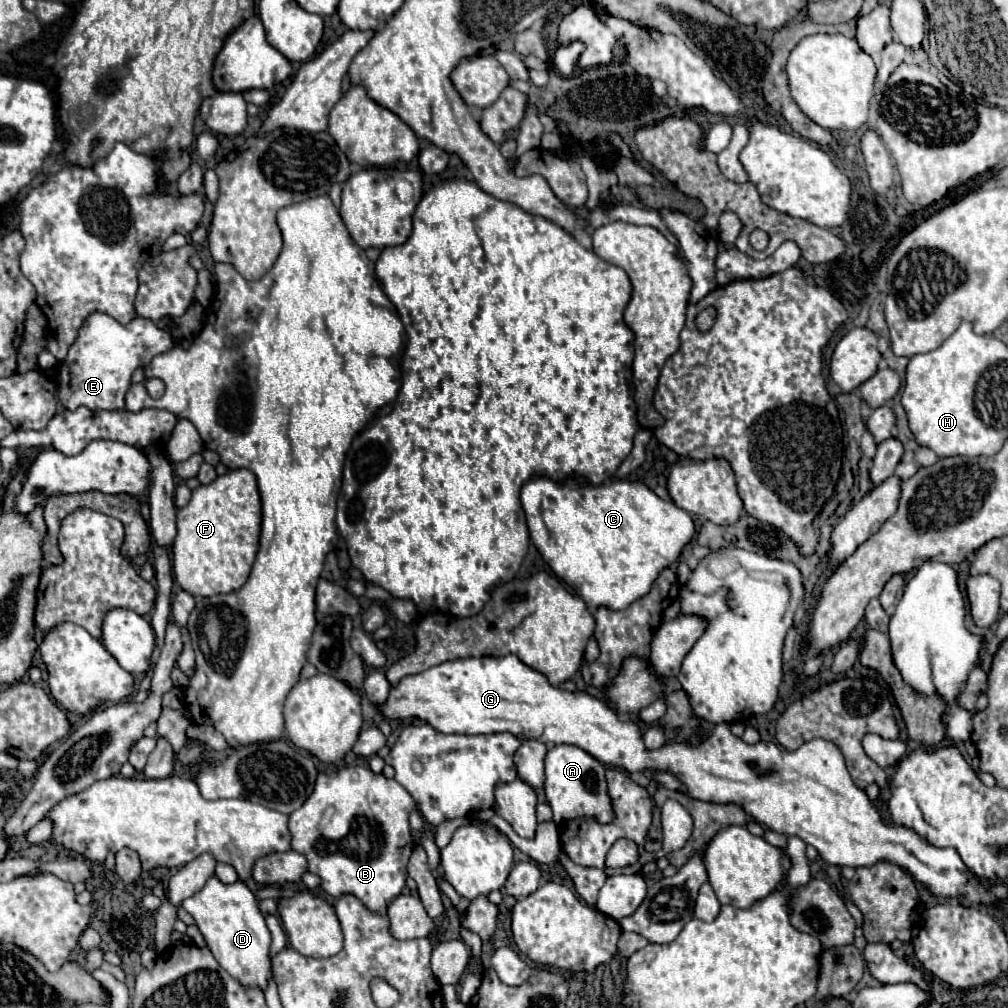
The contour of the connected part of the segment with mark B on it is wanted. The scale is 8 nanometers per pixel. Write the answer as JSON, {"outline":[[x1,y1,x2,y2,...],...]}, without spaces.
{"outline":[[341,767,335,773,319,773,311,797,289,815,291,847,305,855,309,871,321,877,321,889,333,897,355,895,369,911,383,915,387,905,401,893,407,879,407,863,413,851,409,813,415,809,413,797,395,779,385,779,369,767]]}

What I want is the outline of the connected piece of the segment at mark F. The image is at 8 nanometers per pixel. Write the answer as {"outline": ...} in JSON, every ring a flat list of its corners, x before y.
{"outline":[[235,469,217,477,209,485,193,489,189,503,177,509,177,537,173,541,173,573,177,585,193,597,211,597,219,593,231,593,239,589,251,571,259,549,261,533,261,499,257,491,257,479,249,469]]}

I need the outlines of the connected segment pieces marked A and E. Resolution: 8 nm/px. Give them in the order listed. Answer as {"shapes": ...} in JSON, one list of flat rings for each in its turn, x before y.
{"shapes":[[[557,745,549,749,545,757,545,777,545,795,553,809,555,823,569,819,593,819,601,825,607,825,615,821,615,811,607,791,605,765,595,761,595,757,591,757,587,751,575,745]],[[91,313,83,321,67,357,59,365,57,399,69,411,79,407,91,411,121,411,125,409,125,395,131,387,133,371,145,367,155,355,173,347,173,337,167,331,161,331,151,319,135,317,131,323,121,325,105,313]]]}

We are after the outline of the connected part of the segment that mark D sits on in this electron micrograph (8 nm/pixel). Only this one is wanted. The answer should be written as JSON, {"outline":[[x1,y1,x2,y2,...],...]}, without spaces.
{"outline":[[215,875,205,883,205,887,193,897,185,899,181,907,197,921,207,947,211,949,217,963,239,983,247,987,267,989,271,973,271,931,265,925,265,917,259,911,259,901,241,881,233,885,223,885]]}

